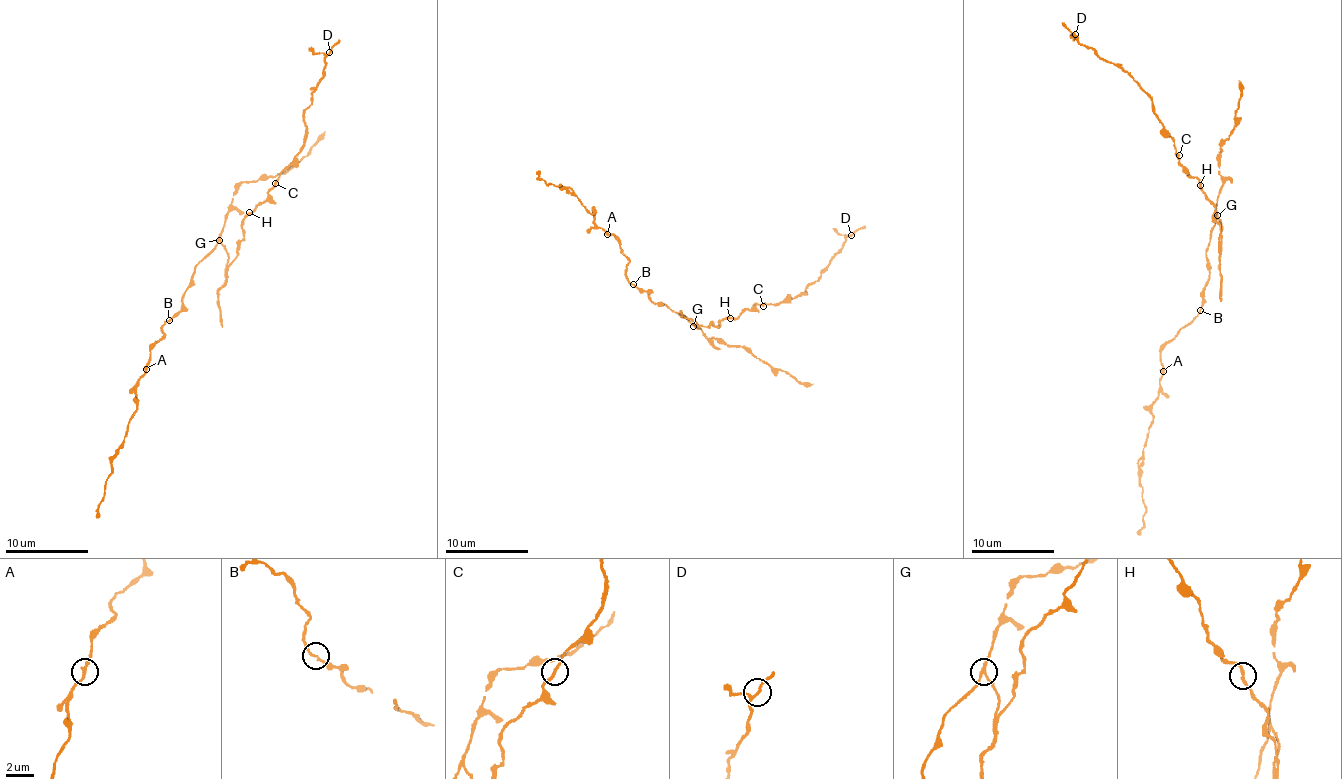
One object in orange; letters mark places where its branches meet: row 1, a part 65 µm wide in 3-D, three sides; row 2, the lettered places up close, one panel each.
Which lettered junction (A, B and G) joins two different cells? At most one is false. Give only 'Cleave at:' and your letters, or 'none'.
Cleave at: G

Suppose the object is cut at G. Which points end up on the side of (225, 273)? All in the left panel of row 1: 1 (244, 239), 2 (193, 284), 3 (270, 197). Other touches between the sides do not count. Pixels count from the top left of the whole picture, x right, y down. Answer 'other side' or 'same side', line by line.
1: same side
2: other side
3: same side

